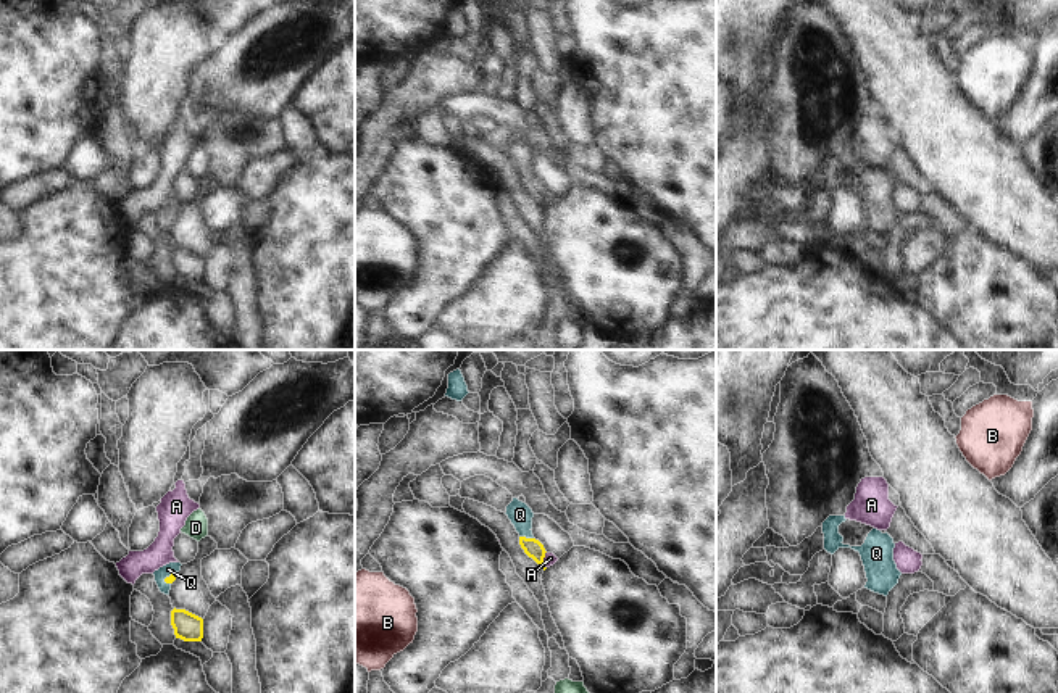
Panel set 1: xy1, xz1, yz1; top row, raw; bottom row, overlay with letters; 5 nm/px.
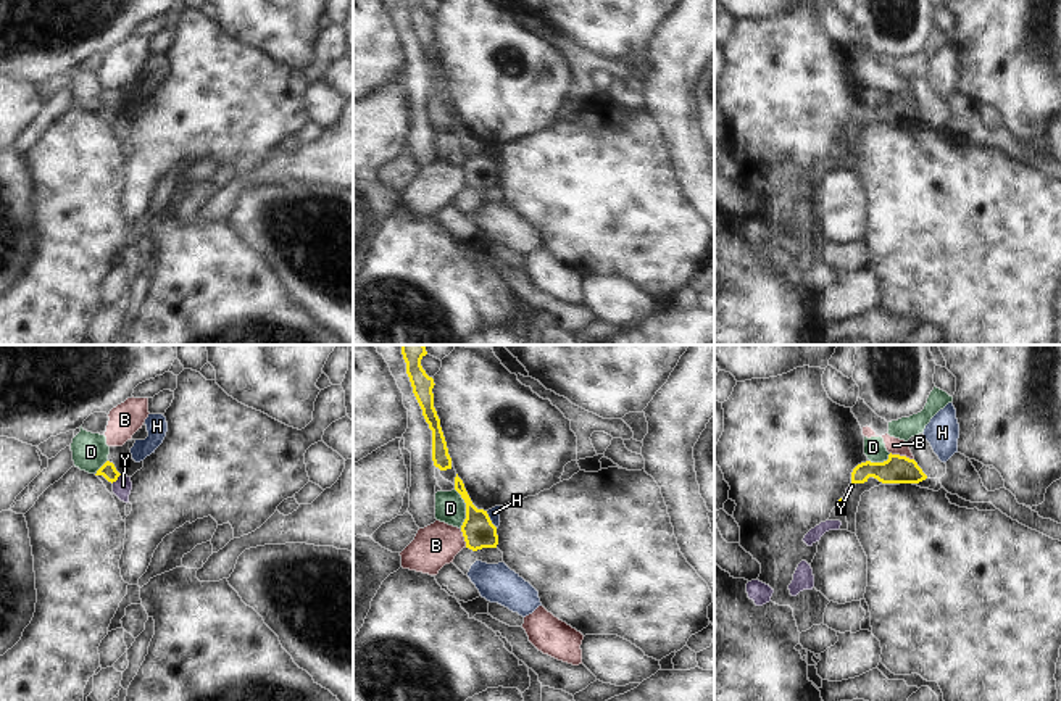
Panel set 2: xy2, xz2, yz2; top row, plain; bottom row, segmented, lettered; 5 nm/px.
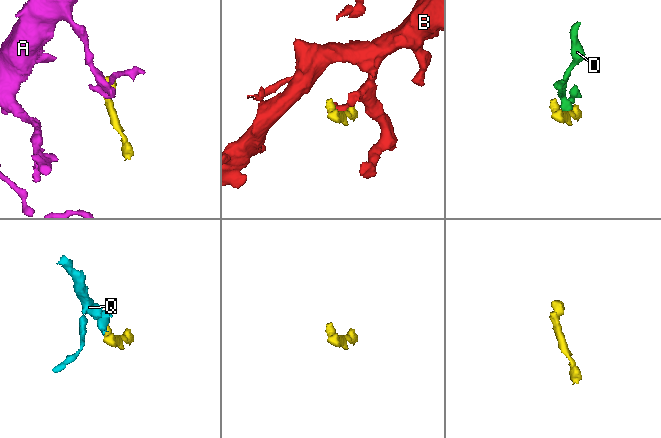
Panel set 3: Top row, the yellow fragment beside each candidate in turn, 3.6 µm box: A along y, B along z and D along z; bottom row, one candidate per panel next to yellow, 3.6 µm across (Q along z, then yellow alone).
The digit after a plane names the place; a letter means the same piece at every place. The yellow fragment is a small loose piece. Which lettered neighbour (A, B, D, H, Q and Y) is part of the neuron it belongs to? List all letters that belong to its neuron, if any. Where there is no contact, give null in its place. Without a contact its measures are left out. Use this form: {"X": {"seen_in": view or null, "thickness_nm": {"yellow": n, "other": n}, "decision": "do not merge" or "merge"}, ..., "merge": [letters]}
{"A": {"seen_in": "xz1", "thickness_nm": {"yellow": 90, "other": 60}, "decision": "do not merge"}, "B": {"seen_in": "yz2", "thickness_nm": {"yellow": 140, "other": 80}, "decision": "do not merge"}, "D": {"seen_in": "xz2", "thickness_nm": {"yellow": 160, "other": 160}, "decision": "do not merge"}, "H": {"seen_in": "xz2", "thickness_nm": {"yellow": 160, "other": 60}, "decision": "do not merge"}, "Q": {"seen_in": "xz1", "thickness_nm": {"yellow": 90, "other": 120}, "decision": "merge"}, "Y": {"seen_in": "xy2", "thickness_nm": {"yellow": 80, "other": 90}, "decision": "do not merge"}, "merge": ["Q"]}

